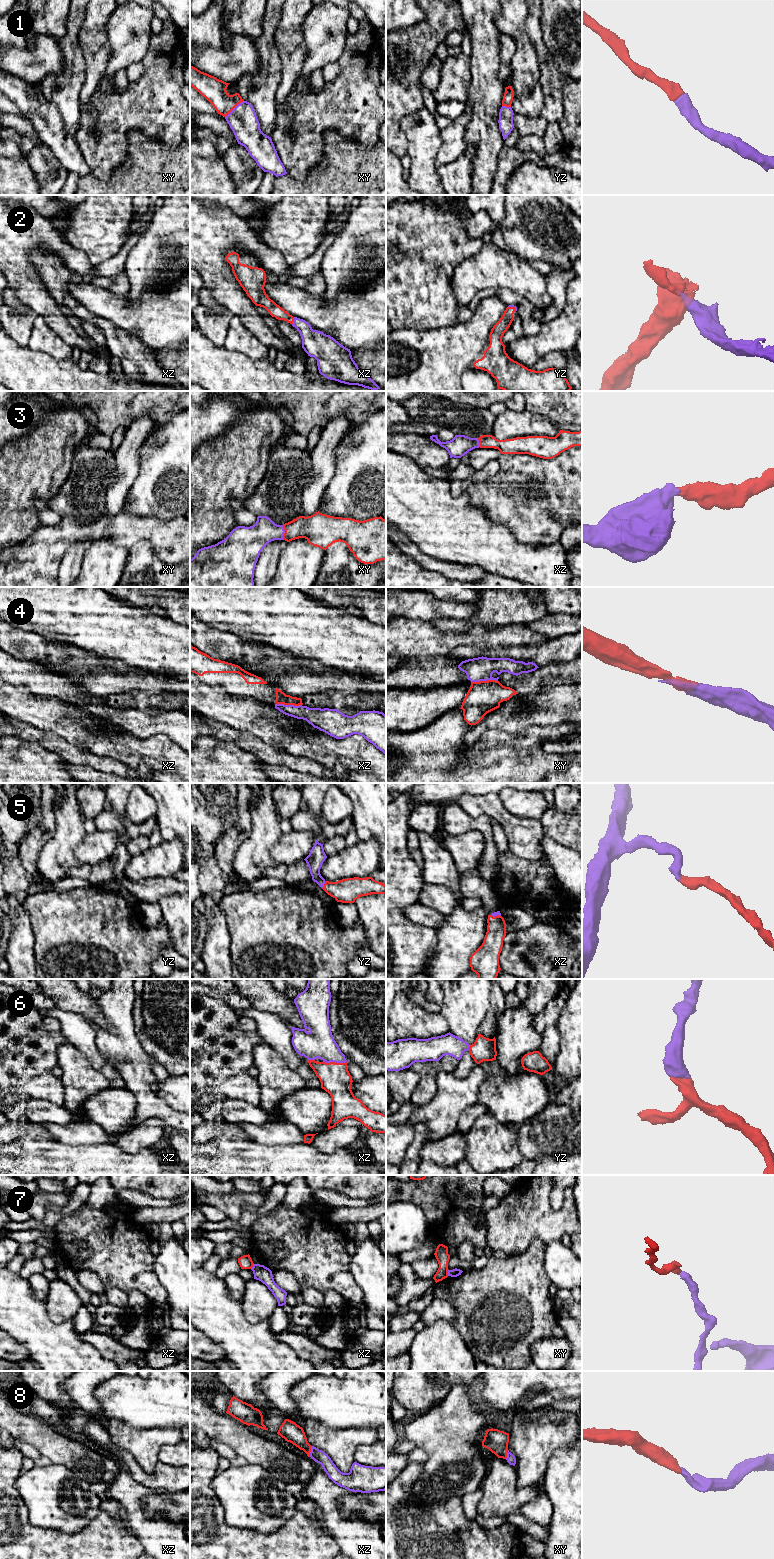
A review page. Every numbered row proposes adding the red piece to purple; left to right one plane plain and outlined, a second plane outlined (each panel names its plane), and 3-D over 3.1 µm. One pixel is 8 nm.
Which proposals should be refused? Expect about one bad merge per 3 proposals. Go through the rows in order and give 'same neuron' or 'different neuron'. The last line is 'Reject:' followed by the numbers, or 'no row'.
1: same neuron
2: same neuron
3: same neuron
4: same neuron
5: same neuron
6: same neuron
7: different neuron
8: same neuron
Reject: 7

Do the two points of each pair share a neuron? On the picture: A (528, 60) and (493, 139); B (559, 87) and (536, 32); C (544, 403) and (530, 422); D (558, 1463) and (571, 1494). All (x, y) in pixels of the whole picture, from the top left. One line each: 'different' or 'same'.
A: different
B: same
C: different
D: same

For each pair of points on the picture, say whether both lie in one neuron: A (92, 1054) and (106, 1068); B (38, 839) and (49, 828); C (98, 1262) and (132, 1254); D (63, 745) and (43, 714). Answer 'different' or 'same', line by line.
A: same
B: same
C: same
D: different

